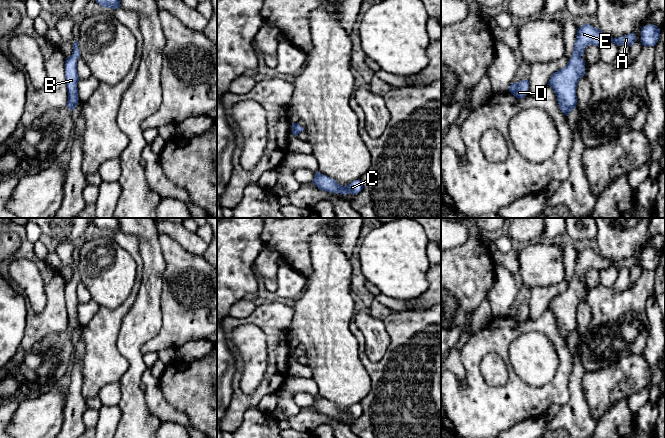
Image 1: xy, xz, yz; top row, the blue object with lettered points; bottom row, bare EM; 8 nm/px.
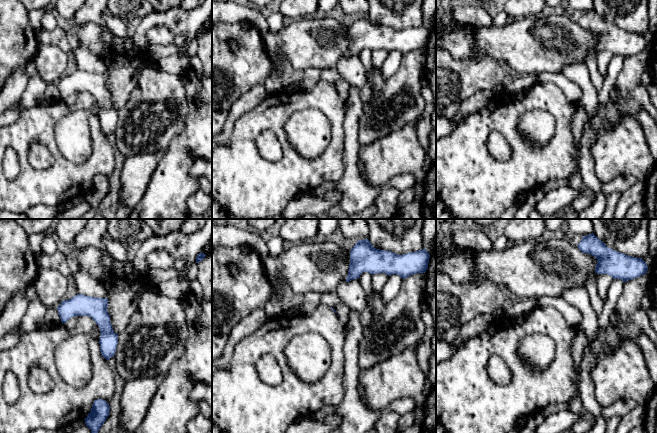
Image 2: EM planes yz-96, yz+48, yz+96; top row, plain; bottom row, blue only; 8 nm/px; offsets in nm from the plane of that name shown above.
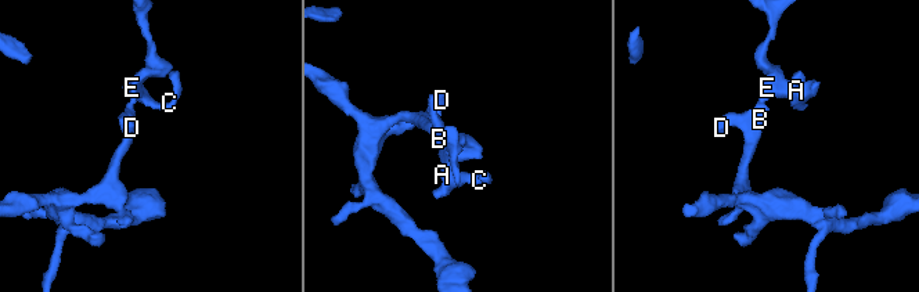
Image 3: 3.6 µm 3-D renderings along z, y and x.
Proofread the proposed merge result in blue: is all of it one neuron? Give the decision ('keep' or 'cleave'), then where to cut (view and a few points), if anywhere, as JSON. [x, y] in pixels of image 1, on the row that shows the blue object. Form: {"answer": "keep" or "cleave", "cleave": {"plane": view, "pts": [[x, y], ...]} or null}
{"answer": "keep", "cleave": null}

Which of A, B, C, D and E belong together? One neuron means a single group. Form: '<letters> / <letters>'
A B C D E

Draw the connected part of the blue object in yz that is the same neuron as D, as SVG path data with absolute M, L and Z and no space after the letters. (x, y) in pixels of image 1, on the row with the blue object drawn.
M522 80L517 83L512 83L509 87L509 92L511 92L516 98L522 99L528 94L529 81Z

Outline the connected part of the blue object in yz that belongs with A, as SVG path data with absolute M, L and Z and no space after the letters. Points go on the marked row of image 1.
M589 23L579 27L572 57L564 68L551 75L547 84L554 90L560 110L568 116L577 105L577 83L585 75L585 62L581 57L587 46L595 45L600 47L615 43L618 46L628 44L631 47L635 41L636 36L633 32L625 36L612 38Z

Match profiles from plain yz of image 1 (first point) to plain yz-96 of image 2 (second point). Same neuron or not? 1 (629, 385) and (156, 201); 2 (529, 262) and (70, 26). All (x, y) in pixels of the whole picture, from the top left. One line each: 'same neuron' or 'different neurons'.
1: different neurons
2: different neurons

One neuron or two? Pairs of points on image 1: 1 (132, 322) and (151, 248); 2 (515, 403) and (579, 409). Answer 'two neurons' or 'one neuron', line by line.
1: one neuron
2: two neurons

